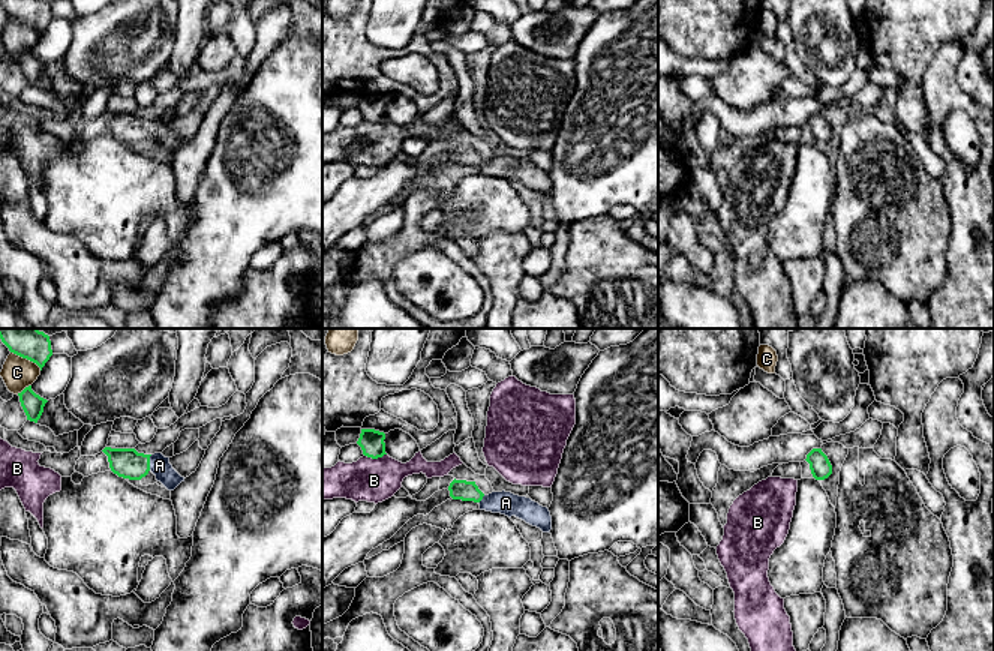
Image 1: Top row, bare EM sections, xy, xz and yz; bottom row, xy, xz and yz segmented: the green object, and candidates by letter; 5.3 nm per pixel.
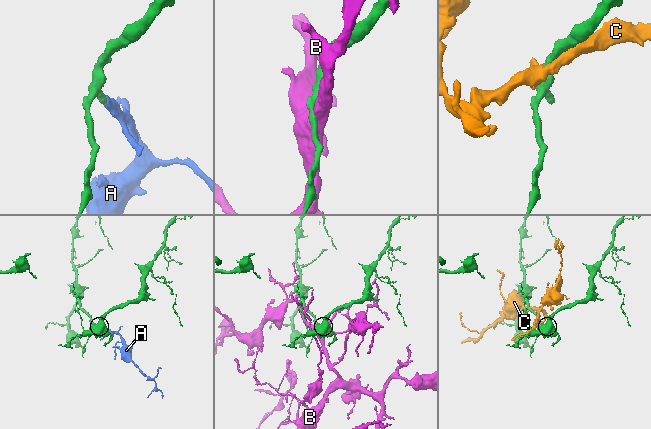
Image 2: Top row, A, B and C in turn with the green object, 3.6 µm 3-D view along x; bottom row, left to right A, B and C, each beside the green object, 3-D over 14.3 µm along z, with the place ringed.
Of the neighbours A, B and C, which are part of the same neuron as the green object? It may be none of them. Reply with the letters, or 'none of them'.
A

